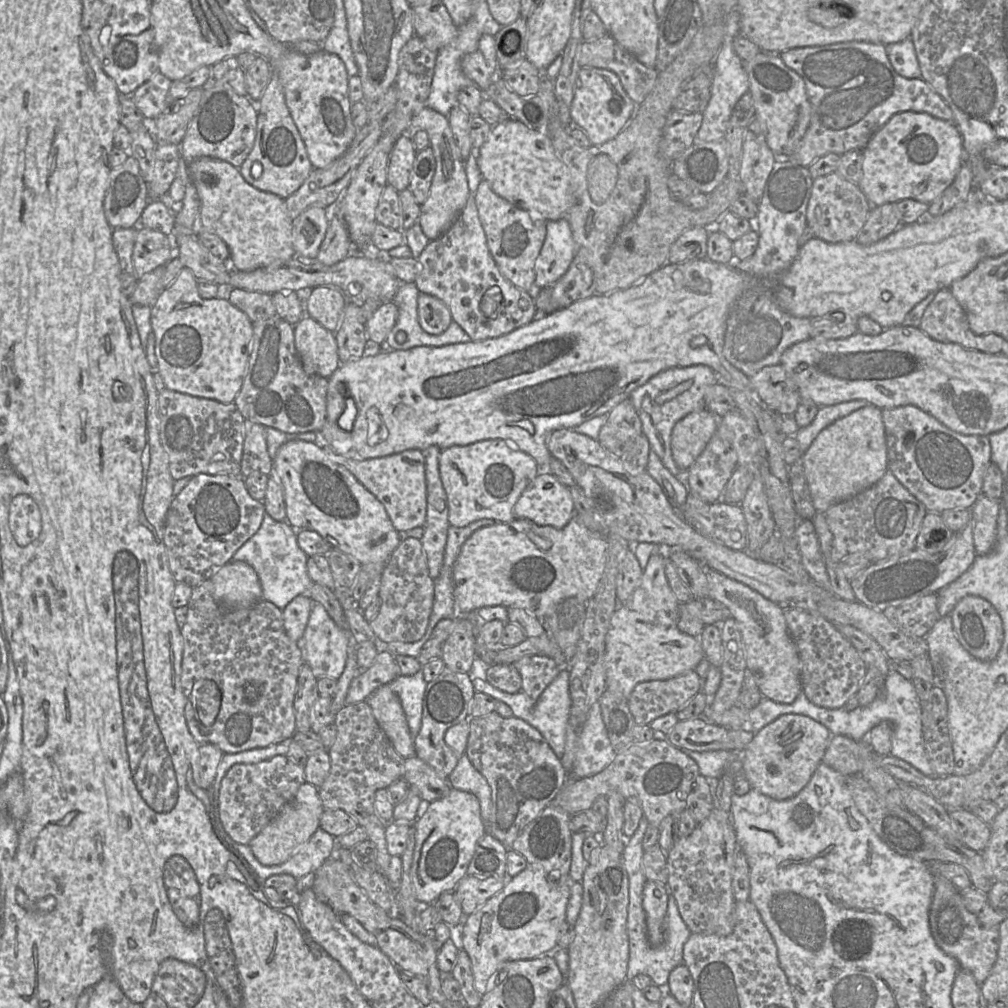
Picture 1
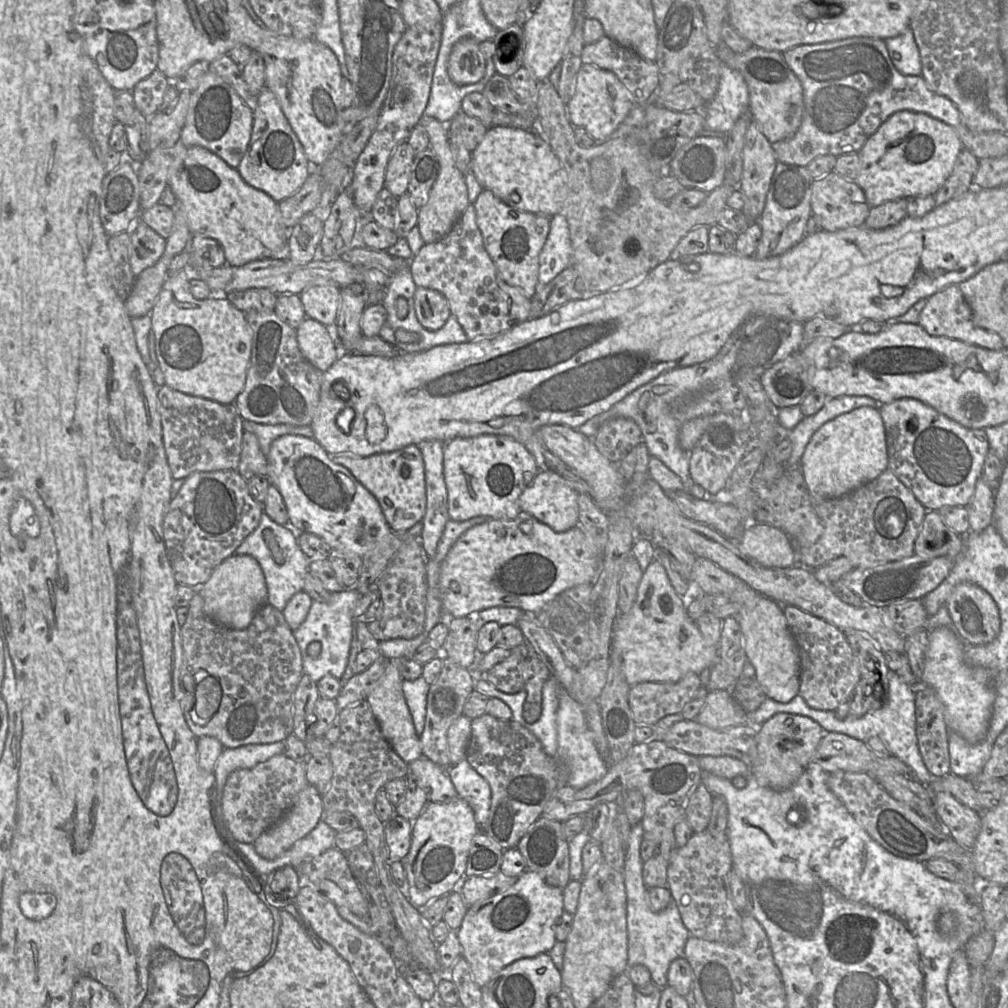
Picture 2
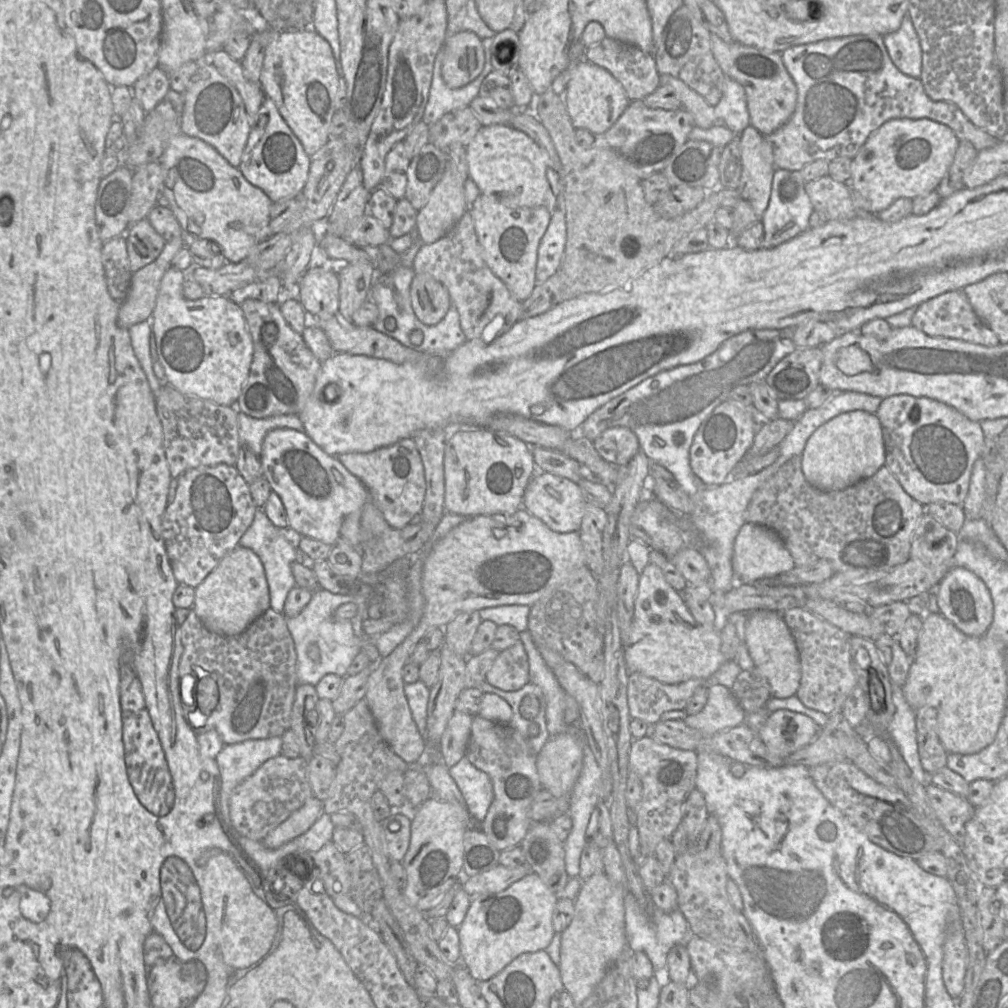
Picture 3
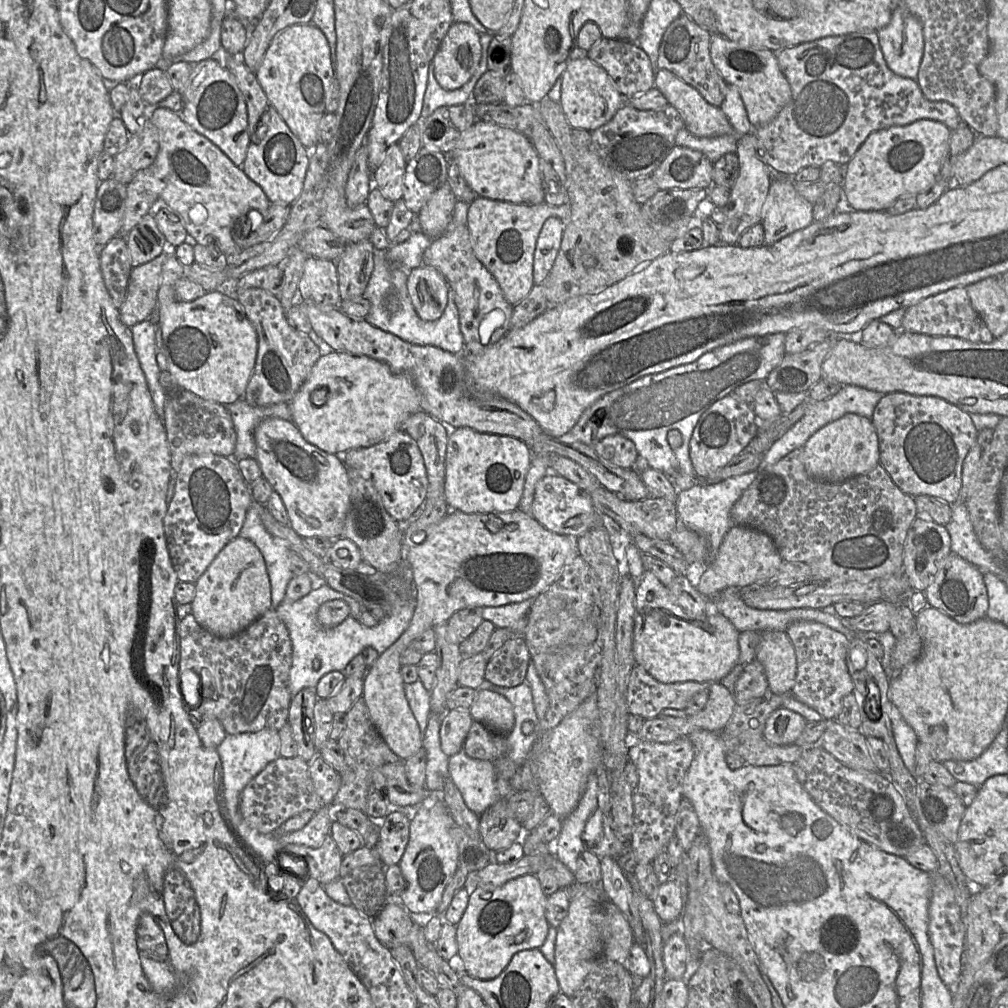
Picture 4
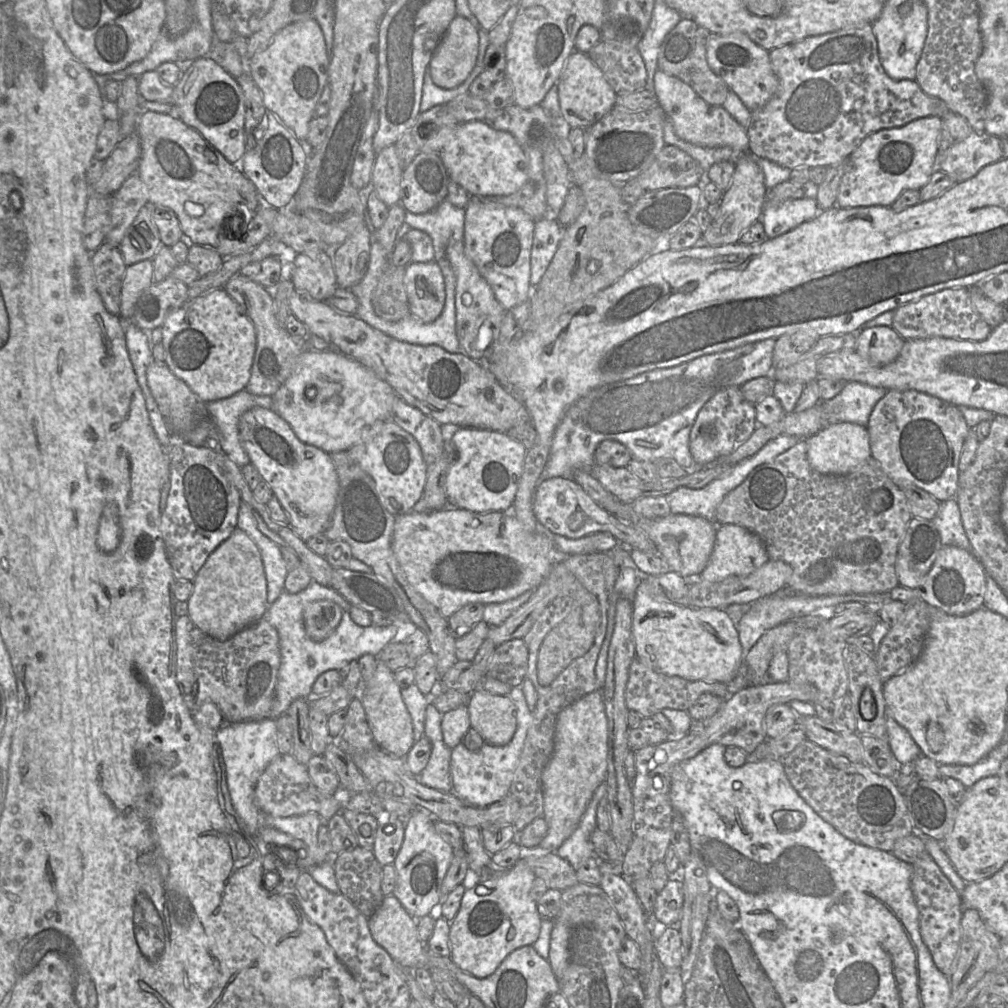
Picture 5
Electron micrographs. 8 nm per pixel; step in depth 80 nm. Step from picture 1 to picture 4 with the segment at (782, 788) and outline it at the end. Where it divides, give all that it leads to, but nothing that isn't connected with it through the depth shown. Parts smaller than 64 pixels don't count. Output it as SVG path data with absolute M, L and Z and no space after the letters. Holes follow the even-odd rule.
M780 707L767 718L762 736L774 745L794 744L806 723L806 719L799 713Z

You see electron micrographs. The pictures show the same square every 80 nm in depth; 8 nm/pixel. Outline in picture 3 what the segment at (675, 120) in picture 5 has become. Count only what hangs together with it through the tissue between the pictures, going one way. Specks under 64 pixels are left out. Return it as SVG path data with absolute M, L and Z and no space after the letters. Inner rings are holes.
M661 74L660 85L673 89L681 101L682 109L692 115L695 126L706 129L719 123L714 114L714 107L683 81L669 74Z

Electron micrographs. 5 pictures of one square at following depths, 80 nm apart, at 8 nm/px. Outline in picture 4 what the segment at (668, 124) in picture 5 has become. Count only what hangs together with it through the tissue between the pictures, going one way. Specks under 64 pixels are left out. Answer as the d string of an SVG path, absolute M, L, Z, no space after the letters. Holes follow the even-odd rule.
M686 128L678 131L676 145L698 150L705 154L714 164L722 156L737 152L738 135L722 135L717 137L698 137Z

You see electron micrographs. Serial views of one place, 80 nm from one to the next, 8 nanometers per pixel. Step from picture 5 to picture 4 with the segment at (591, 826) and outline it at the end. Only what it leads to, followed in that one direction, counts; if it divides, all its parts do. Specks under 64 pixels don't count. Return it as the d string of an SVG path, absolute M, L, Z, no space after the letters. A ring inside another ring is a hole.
M598 787L586 789L577 807L564 819L559 836L548 842L549 849L573 873L577 871L579 855L587 848L587 843L582 840L583 831L589 817L598 808Z

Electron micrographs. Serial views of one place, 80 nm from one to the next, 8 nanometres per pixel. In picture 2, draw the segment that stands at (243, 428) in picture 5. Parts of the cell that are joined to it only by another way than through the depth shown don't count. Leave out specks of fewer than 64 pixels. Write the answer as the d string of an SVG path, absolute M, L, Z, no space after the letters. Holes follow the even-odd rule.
M283 435L275 439L267 455L267 477L282 495L287 508L288 526L315 534L332 549L354 553L360 557L372 550L392 529L388 525L377 499L345 467L334 463L314 439Z

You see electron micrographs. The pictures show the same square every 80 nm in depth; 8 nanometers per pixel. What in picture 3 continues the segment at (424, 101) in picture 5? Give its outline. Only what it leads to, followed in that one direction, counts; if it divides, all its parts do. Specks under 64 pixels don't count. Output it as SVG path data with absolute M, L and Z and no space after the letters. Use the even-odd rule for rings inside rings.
M444 45L438 52L434 62L429 97L422 117L422 122L427 125L437 122L448 112L469 106L471 101L479 96L482 81L493 71L492 65L489 64L490 58L487 58L487 54L484 54L485 64L480 75L460 89L451 89L442 79L443 57Z

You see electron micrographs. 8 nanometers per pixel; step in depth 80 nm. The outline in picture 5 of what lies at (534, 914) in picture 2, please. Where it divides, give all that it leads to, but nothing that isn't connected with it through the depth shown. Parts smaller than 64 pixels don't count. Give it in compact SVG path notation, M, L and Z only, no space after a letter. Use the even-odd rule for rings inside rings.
M518 863L503 873L490 875L481 884L491 893L480 896L475 886L466 889L455 918L450 922L450 958L462 970L476 978L492 975L514 950L533 945L539 937L542 919L537 902L530 898L536 875L525 864Z

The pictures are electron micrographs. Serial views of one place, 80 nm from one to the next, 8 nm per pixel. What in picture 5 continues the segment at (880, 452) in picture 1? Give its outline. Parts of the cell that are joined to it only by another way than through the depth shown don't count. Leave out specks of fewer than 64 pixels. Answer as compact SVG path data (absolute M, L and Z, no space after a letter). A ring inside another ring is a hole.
M838 422L823 428L818 433L808 437L807 443L807 459L811 467L825 475L844 475L856 468L871 457L870 442L867 428L858 424L849 422Z

